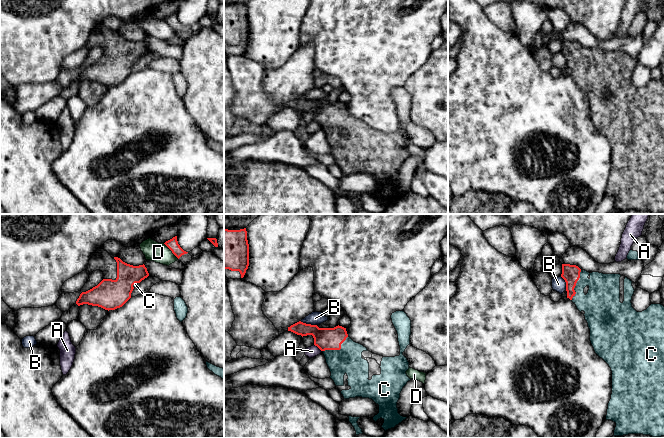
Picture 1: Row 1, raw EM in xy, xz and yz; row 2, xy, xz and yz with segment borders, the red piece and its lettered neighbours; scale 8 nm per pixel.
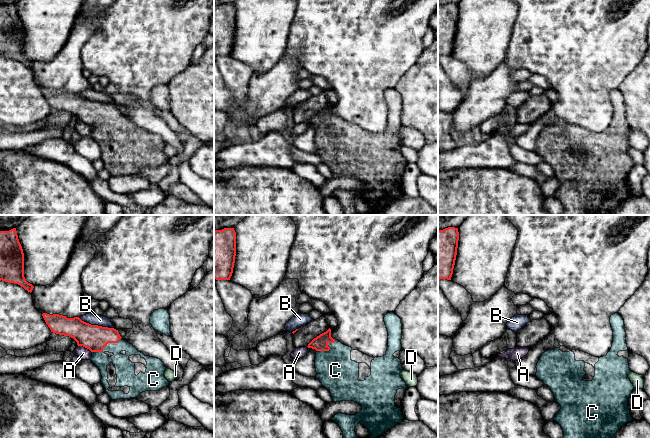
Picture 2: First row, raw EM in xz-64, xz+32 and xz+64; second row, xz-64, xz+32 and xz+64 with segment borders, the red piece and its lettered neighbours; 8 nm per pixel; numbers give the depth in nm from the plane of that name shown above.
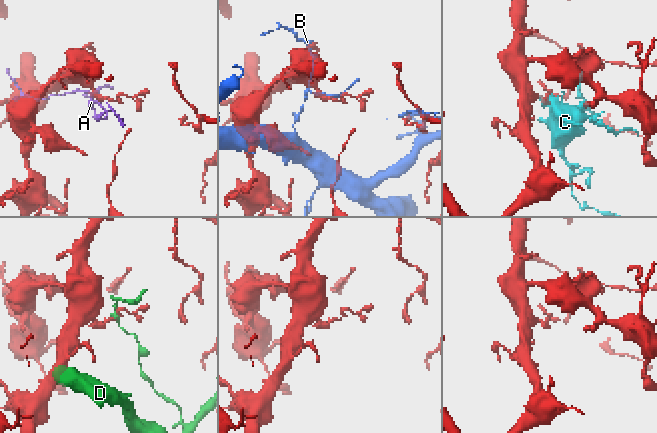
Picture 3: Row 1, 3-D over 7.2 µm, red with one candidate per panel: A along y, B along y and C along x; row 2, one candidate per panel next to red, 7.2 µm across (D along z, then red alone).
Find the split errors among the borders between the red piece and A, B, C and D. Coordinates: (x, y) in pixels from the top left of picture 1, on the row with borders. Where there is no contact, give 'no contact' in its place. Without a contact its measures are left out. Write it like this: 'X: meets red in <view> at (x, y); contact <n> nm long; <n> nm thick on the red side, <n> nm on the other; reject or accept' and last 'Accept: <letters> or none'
A: meets red in xz at (318, 347); contact 90 nm long; 180 nm thick on the red side, 90 nm on the other; reject
B: meets red in xz at (308, 324); contact 140 nm long; 180 nm thick on the red side, 110 nm on the other; reject
C: meets red in xz at (337, 349); contact 240 nm long; 180 nm thick on the red side, 220 nm on the other; accept
D: meets red in xy at (171, 250); contact 180 nm long; 90 nm thick on the red side, 160 nm on the other; reject
Accept: C

